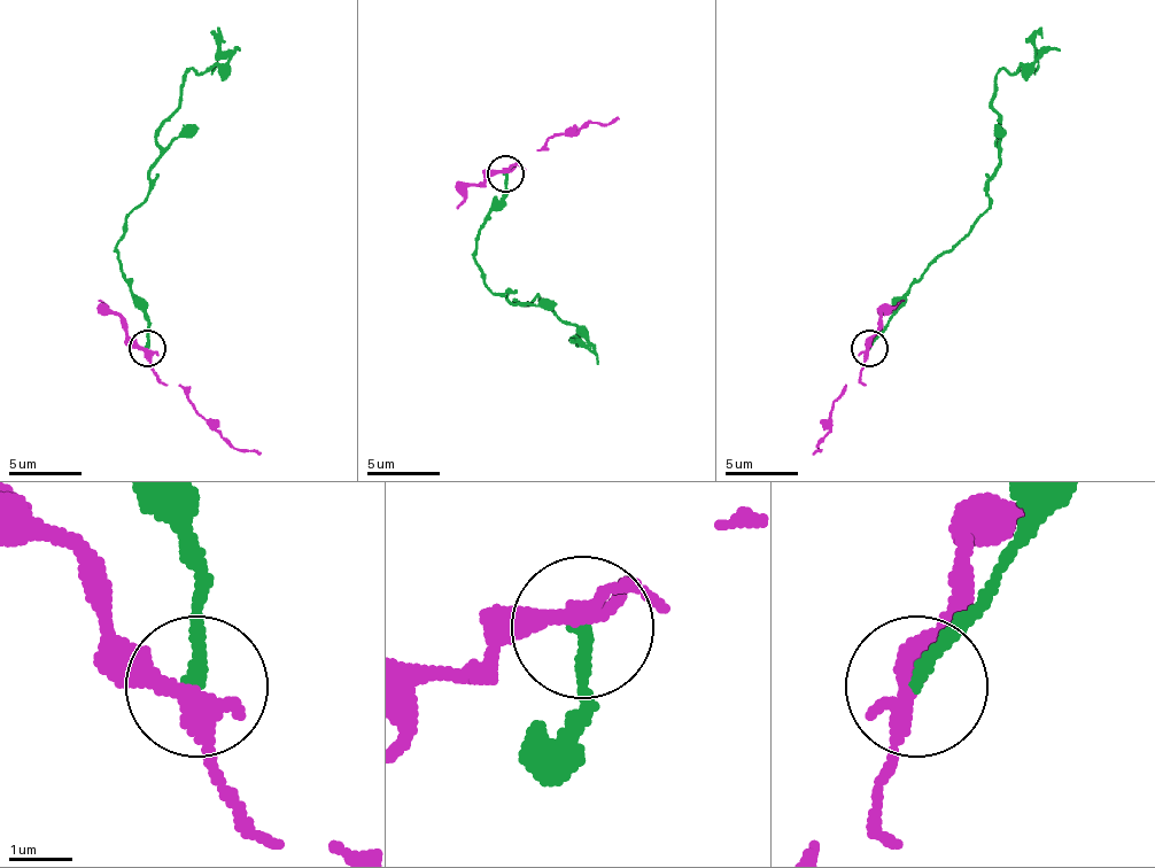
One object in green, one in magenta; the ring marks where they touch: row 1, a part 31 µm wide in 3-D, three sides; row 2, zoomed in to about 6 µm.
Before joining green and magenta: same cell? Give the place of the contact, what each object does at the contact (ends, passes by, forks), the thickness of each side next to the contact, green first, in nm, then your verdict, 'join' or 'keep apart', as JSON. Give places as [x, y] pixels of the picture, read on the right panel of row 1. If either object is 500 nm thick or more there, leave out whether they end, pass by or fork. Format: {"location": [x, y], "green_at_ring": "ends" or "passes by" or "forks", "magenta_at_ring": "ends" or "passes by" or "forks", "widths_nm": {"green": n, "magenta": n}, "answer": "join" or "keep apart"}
{"location": [869, 348], "green_at_ring": "ends", "magenta_at_ring": "passes by", "widths_nm": {"green": 180, "magenta": 300}, "answer": "keep apart"}

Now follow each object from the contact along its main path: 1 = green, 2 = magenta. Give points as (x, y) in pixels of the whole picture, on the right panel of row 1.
1: (868, 347), (891, 314), (935, 263), (990, 208), (986, 178), (1000, 160), (993, 79), (1030, 61), (1041, 28)
2: (868, 347), (861, 384), (846, 384), (831, 405), (831, 432), (818, 450), (821, 450), (814, 454)

